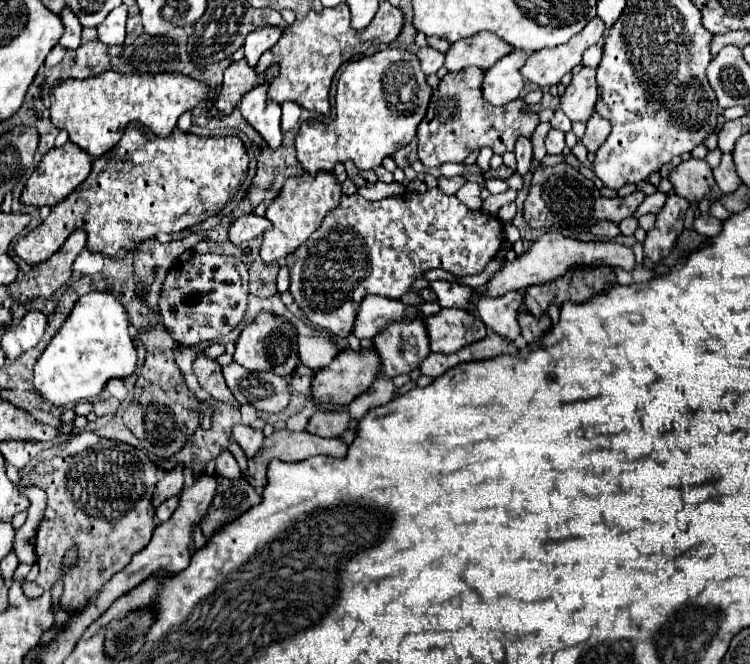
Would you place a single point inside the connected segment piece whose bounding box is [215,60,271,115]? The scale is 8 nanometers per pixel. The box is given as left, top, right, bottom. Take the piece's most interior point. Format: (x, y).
(239, 78)

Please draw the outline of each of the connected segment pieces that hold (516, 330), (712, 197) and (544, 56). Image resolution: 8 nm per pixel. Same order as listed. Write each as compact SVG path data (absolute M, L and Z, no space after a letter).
M507 292L501 296L481 294L477 300L477 312L489 330L515 340L521 334L521 328L517 322L521 304L523 304L521 292Z
M689 158L681 162L677 168L673 168L669 180L675 192L689 202L701 202L703 198L707 198L709 202L715 202L723 194L705 160Z
M601 18L589 20L589 24L565 44L533 52L527 58L521 74L525 76L525 80L535 82L541 88L559 84L559 80L567 72L571 72L575 66L581 64L583 52L589 46L597 44L603 38L603 32L605 32L605 24Z

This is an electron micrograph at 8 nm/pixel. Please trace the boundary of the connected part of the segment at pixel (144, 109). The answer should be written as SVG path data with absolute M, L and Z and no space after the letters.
M103 72L87 80L63 80L51 92L51 122L65 128L69 140L93 160L107 154L129 122L141 122L155 136L169 136L181 114L193 110L209 94L209 86L183 74L119 74Z

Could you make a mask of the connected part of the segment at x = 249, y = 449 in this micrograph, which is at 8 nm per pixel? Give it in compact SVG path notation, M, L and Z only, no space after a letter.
M245 424L235 426L233 438L235 438L237 444L243 448L243 452L245 452L247 458L253 458L253 456L259 452L261 444L263 444L263 432L261 432L261 430L255 430L255 428L249 428L249 426L245 426Z

